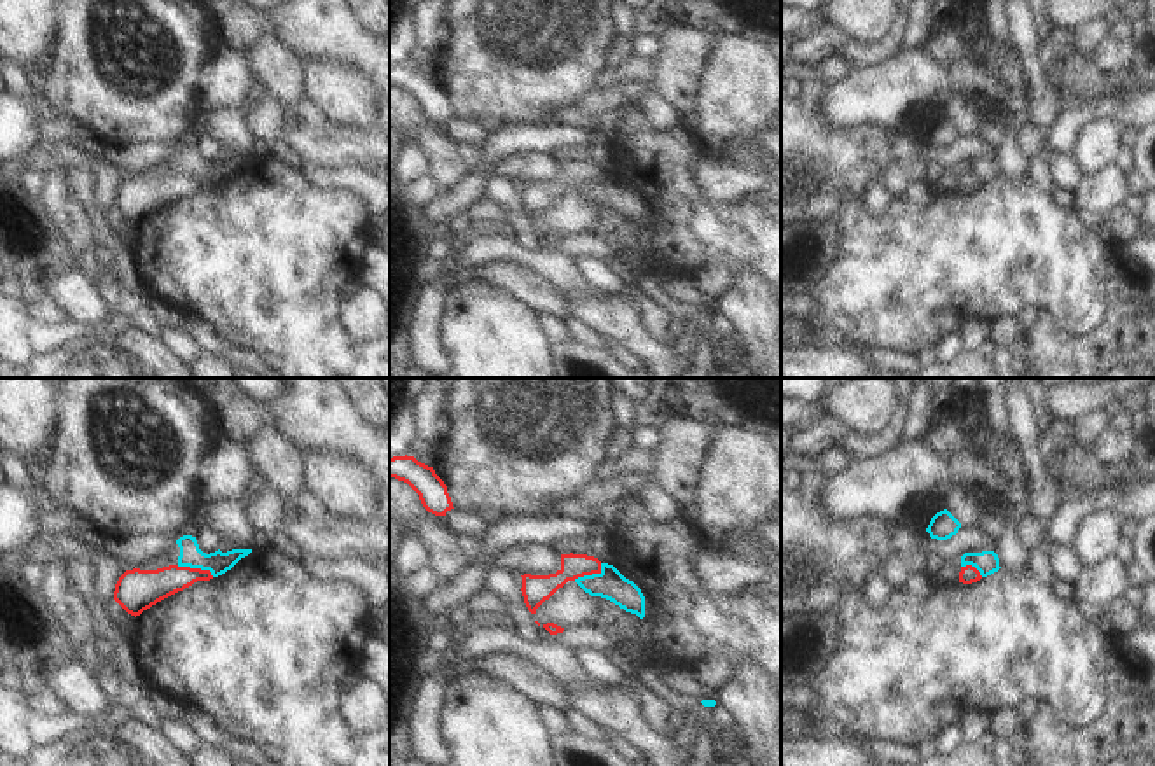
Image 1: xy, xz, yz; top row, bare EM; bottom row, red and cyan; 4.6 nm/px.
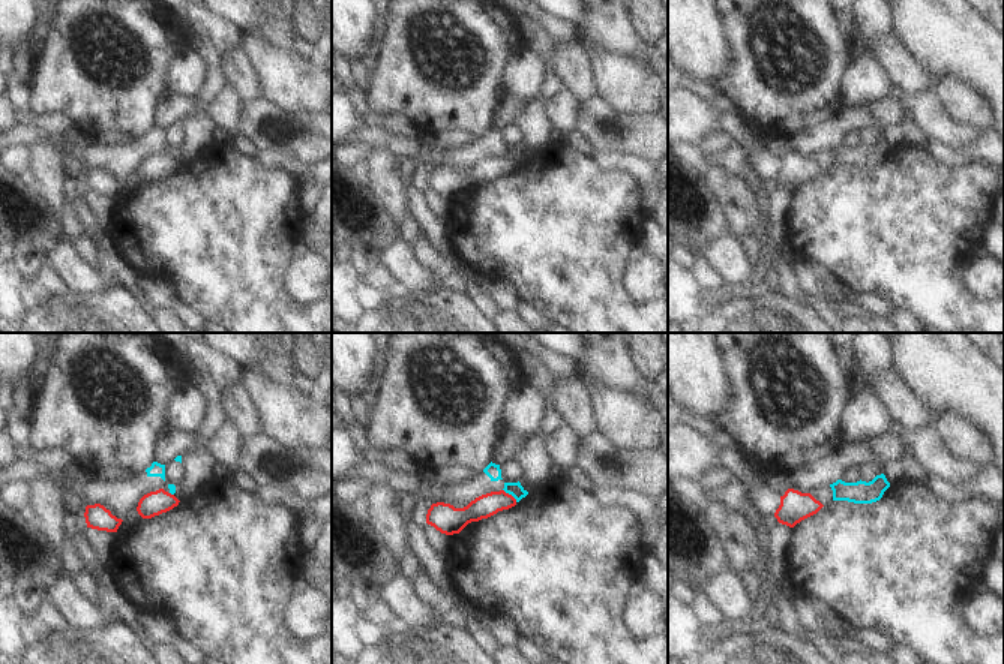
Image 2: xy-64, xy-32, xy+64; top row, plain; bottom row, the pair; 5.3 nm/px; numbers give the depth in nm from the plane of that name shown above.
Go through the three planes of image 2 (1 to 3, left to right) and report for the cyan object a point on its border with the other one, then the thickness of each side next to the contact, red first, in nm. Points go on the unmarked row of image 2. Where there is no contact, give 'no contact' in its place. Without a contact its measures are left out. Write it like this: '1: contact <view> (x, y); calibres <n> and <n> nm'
1: contact xy-64 (170, 158); calibres 130 and 40 nm
2: contact xy-32 (511, 159); calibres 120 and 80 nm
3: no contact

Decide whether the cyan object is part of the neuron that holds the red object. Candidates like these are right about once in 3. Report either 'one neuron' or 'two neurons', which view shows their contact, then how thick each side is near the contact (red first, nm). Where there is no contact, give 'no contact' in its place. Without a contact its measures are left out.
two neurons; contact in xy; calibres 170 and 100 nm

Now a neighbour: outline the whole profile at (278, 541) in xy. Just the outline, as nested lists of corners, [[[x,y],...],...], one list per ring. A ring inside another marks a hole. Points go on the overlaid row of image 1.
[[[280,530],[269,535],[269,547],[290,561],[301,561],[302,558],[295,544]]]

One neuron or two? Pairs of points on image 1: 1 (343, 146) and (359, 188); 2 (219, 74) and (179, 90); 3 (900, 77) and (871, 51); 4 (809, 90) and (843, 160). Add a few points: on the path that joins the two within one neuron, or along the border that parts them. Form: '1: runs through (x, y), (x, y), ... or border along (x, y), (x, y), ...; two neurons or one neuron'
1: border along (352, 168), (371, 175); two neurons
2: border along (207, 56), (196, 81), (198, 105); two neurons
3: border along (900, 49), (874, 65), (853, 70); two neurons
4: runs through (809, 107), (809, 126), (825, 142); one neuron

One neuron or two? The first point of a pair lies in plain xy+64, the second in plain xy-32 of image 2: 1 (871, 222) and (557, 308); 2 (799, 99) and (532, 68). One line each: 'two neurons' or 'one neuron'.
1: one neuron
2: two neurons

